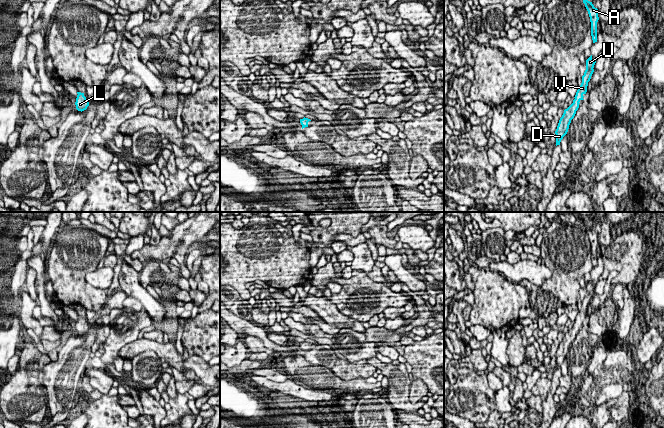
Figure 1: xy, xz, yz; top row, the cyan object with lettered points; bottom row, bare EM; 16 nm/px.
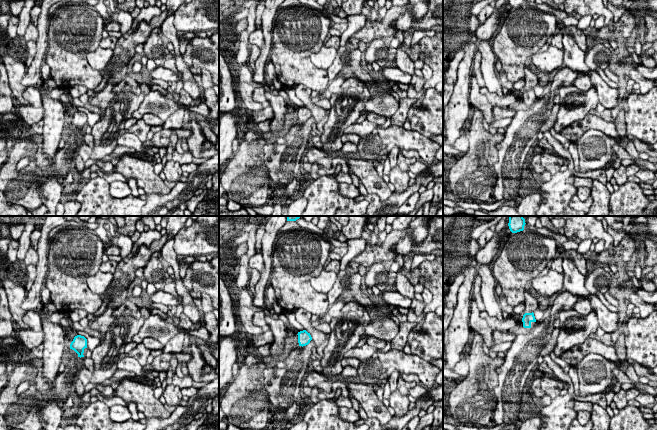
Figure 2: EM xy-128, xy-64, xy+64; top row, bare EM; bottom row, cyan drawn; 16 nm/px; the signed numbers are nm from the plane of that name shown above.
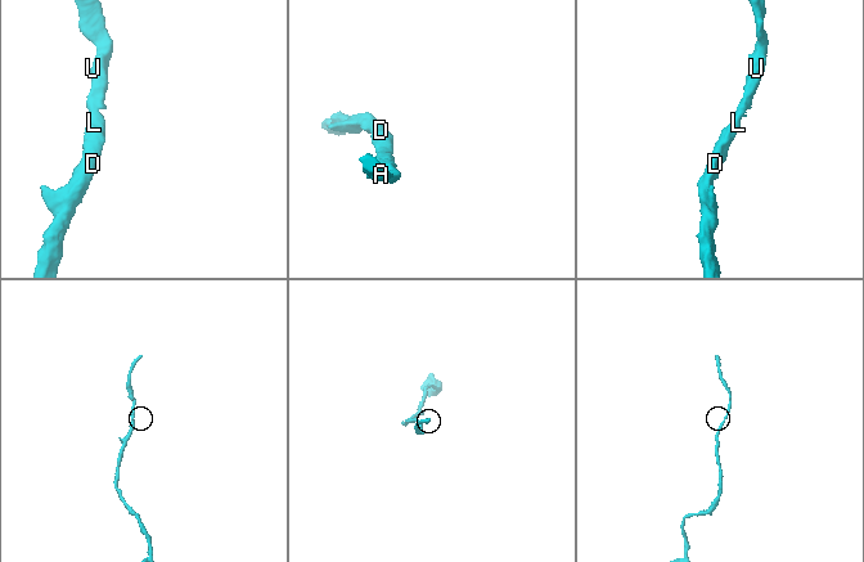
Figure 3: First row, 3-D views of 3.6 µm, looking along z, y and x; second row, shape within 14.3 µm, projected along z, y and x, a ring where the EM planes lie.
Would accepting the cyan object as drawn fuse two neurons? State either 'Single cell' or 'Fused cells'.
Single cell

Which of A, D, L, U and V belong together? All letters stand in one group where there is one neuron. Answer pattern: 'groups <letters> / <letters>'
groups A D L U V

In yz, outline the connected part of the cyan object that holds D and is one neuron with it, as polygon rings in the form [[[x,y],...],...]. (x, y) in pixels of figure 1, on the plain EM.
[[[592,279],[586,284],[586,294],[584,296],[584,299],[582,300],[582,307],[576,316],[573,327],[567,333],[564,334],[564,337],[560,342],[557,353],[555,355],[556,370],[560,369],[561,364],[567,358],[571,344],[574,342],[576,335],[579,332],[579,326],[581,324],[584,324],[583,319],[587,316],[588,306],[590,305],[591,300],[594,296],[593,292],[595,287],[596,284],[592,283]]]

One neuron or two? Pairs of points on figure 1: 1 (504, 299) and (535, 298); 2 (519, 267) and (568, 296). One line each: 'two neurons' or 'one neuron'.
1: two neurons
2: two neurons

